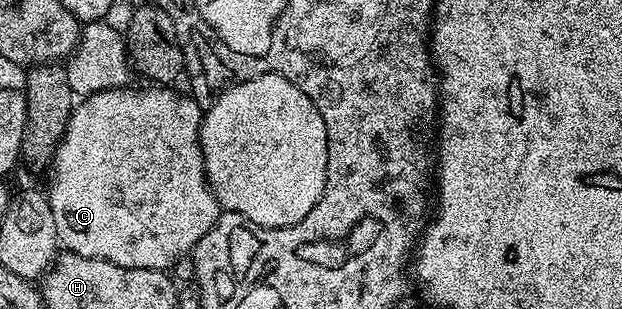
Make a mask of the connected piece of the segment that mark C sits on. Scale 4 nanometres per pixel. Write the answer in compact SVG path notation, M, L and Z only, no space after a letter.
M127 84L114 89L96 91L94 94L83 97L73 107L66 124L66 131L63 132L58 149L48 165L49 202L59 243L69 253L79 254L85 258L99 258L124 268L148 268L170 272L185 254L187 257L193 251L194 245L216 224L220 213L217 196L210 190L210 185L206 181L205 160L201 150L200 130L204 110L202 106L198 107L197 97L189 93L181 94L180 91L174 90L178 88L171 88L166 84L150 84L147 85L147 90L133 90L132 87L133 85Z

